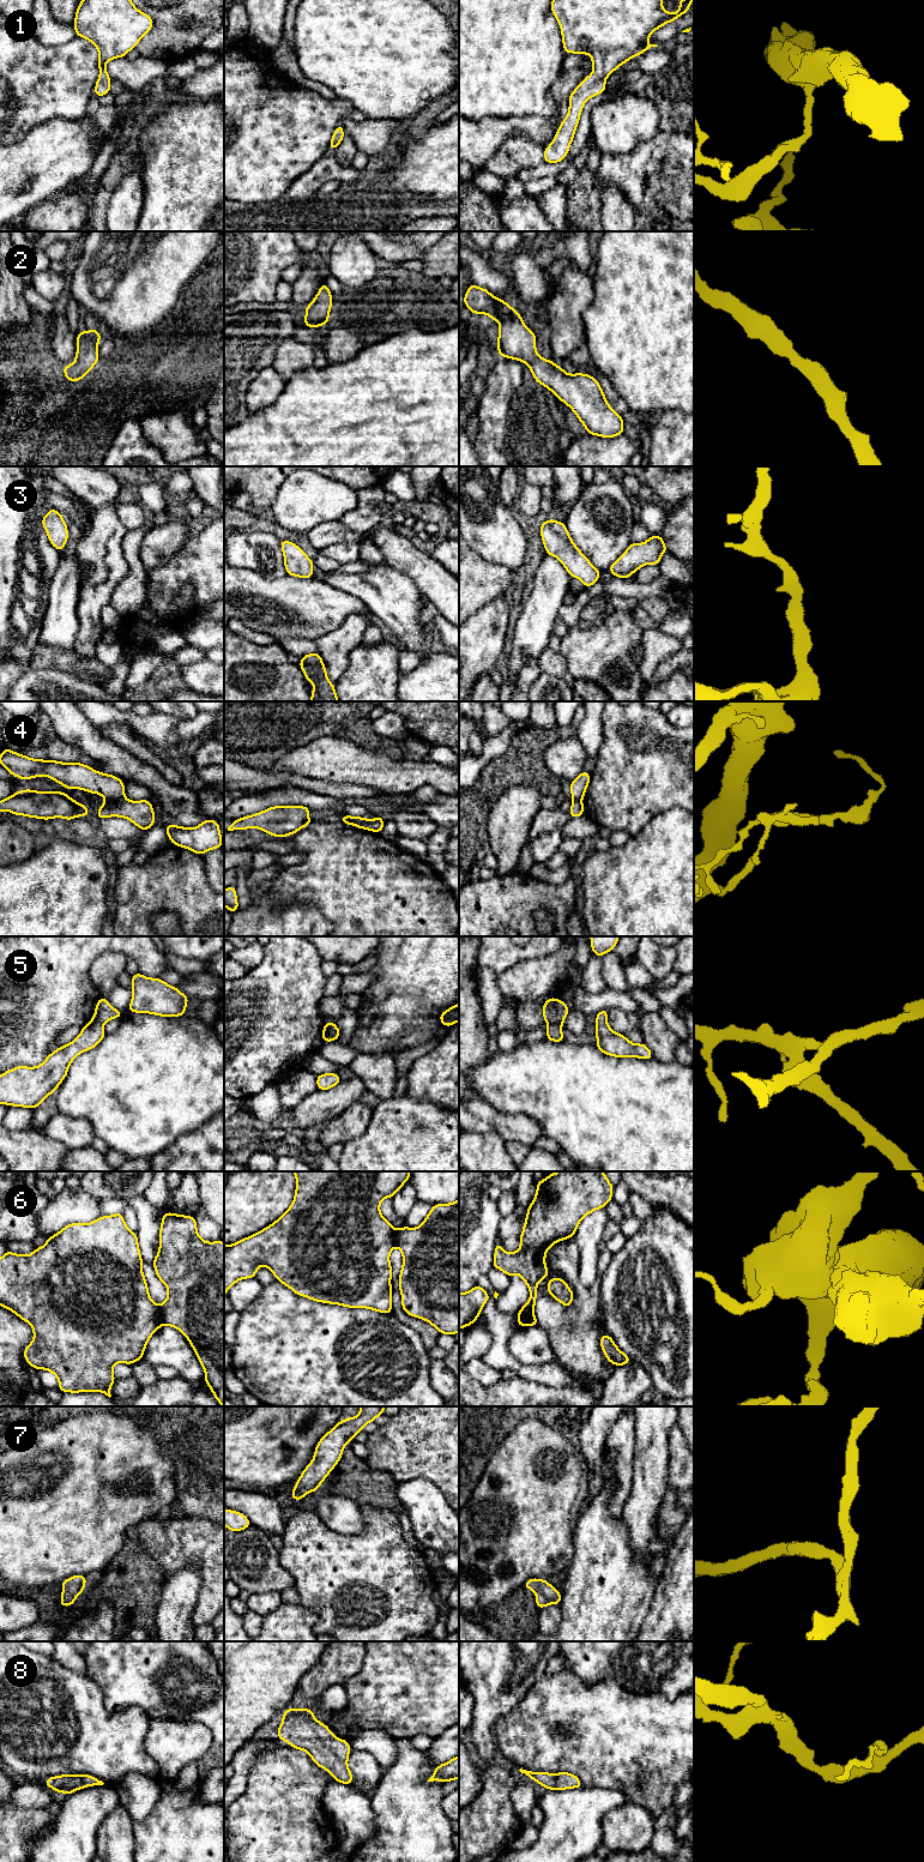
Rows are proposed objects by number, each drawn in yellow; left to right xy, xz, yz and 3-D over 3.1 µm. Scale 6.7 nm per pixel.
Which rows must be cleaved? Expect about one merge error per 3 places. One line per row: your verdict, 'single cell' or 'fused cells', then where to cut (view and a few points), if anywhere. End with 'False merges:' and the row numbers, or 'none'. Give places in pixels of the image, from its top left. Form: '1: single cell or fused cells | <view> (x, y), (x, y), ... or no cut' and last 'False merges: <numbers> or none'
1: single cell | no cut
2: single cell | no cut
3: single cell | no cut
4: fused cells | xy (124, 796), (118, 800), (107, 801)
5: fused cells | yz (548, 1022), (561, 1024)
6: fused cells | xy (158, 1306), (163, 1324)
7: single cell | no cut
8: single cell | no cut
False merges: 4, 5, 6

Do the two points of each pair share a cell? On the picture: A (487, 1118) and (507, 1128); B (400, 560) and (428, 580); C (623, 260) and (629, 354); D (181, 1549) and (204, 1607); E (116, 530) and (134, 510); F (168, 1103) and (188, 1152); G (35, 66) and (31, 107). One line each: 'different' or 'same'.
A: same
B: same
C: same
D: same
E: different
F: different
G: same

